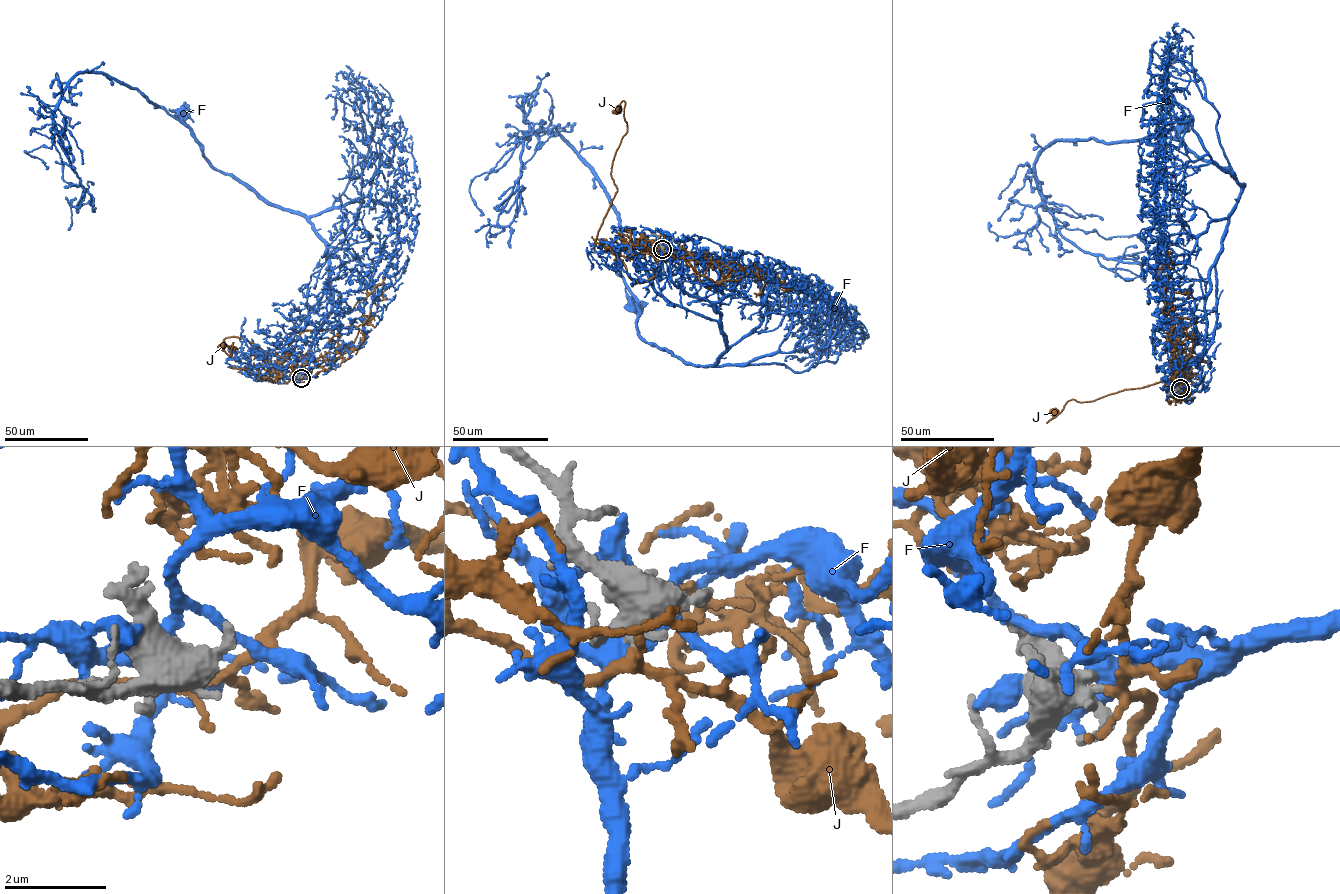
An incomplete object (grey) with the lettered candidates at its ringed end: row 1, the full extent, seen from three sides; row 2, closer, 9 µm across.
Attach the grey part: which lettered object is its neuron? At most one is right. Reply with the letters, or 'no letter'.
J

